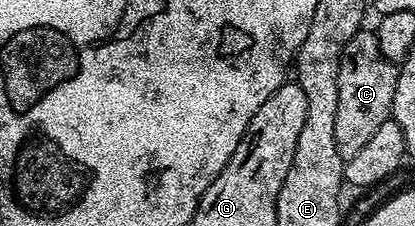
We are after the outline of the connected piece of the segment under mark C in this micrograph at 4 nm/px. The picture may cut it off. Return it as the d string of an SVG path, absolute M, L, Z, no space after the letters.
M363 28L348 40L338 58L338 99L336 100L336 152L345 160L356 156L380 124L391 121L398 66L380 52L377 33Z

